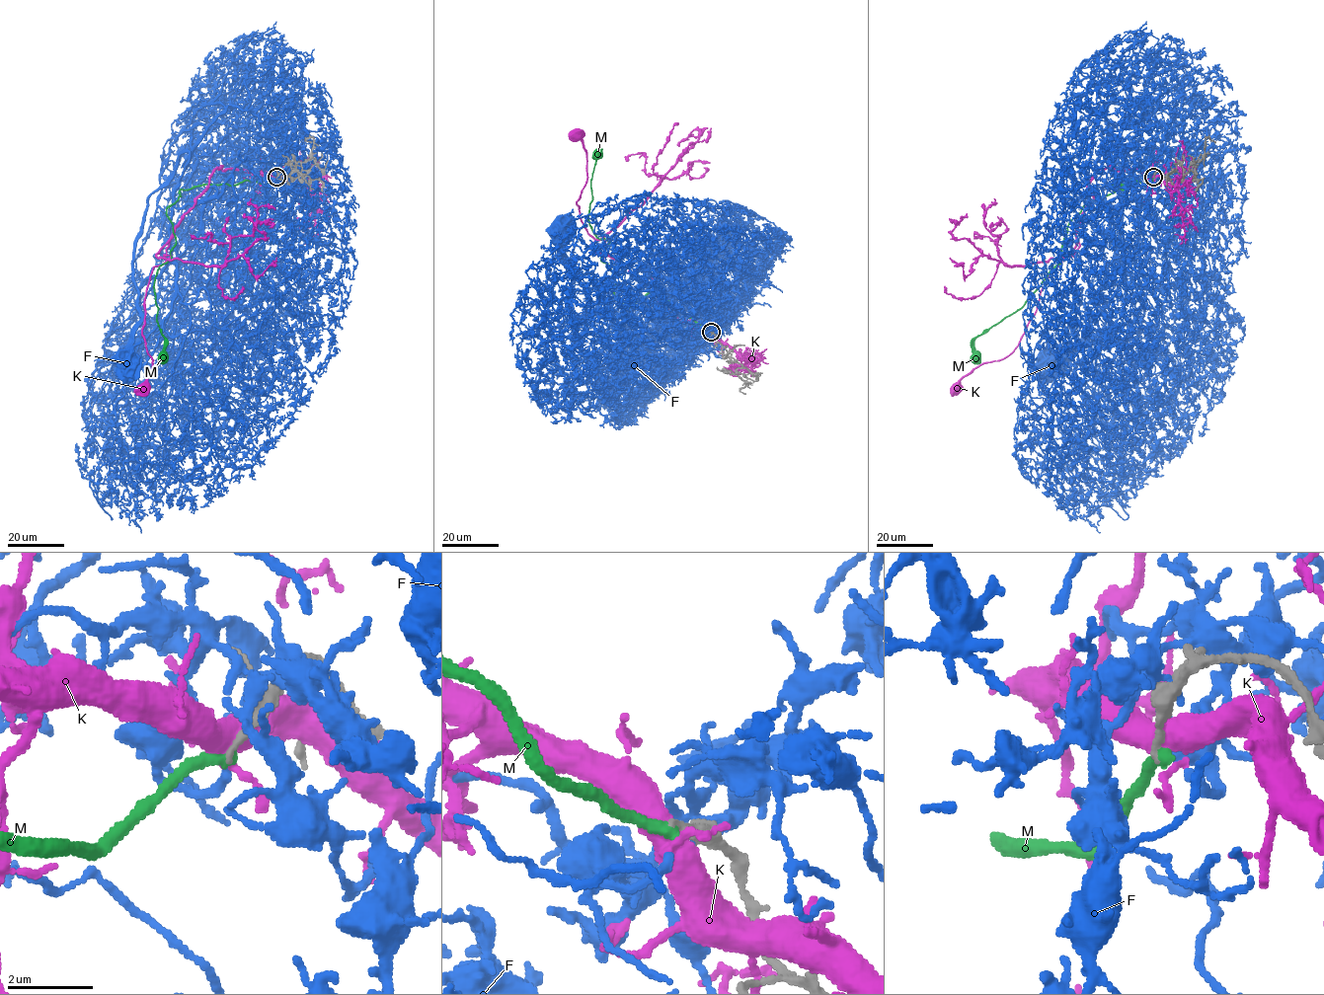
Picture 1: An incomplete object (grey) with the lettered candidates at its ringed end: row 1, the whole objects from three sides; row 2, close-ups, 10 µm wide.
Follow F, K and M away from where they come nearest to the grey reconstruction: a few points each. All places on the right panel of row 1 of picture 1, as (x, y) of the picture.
F: (1155, 173), (1129, 136), (1115, 152), (1136, 150), (1133, 127), (1110, 130), (1134, 179), (1136, 247), (1055, 368)
K: (1153, 177), (1111, 166), (1096, 169), (1076, 246), (1053, 268), (1017, 346), (1002, 358), (973, 368), (957, 385)
M: (1153, 178), (1112, 184), (1128, 187), (1082, 207), (1069, 221), (1060, 263), (1021, 308), (975, 339), (976, 357)

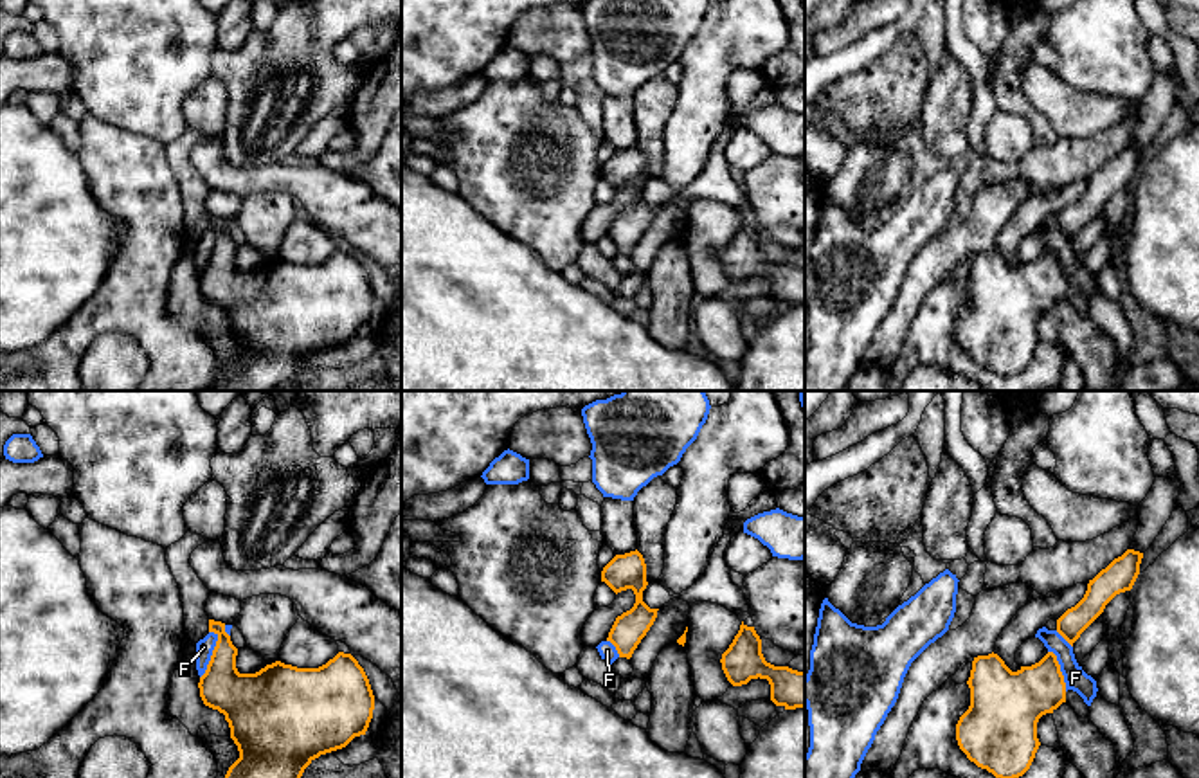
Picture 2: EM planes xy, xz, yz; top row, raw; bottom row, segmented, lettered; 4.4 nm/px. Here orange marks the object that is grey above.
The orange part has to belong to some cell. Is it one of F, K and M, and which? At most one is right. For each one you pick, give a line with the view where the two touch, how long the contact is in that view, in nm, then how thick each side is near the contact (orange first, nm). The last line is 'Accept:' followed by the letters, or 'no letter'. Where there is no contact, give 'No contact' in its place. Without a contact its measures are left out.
Accept: no letter

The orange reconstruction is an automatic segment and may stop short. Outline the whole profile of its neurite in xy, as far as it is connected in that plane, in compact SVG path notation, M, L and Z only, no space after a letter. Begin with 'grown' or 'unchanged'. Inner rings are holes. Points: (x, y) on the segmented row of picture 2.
unchanged; M209 620L209 632L214 632L218 641L198 683L200 697L205 706L225 715L239 751L225 778L301 778L315 758L365 735L374 695L364 668L351 654L338 652L319 668L275 661L256 674L239 674L238 648L225 632L225 623Z

